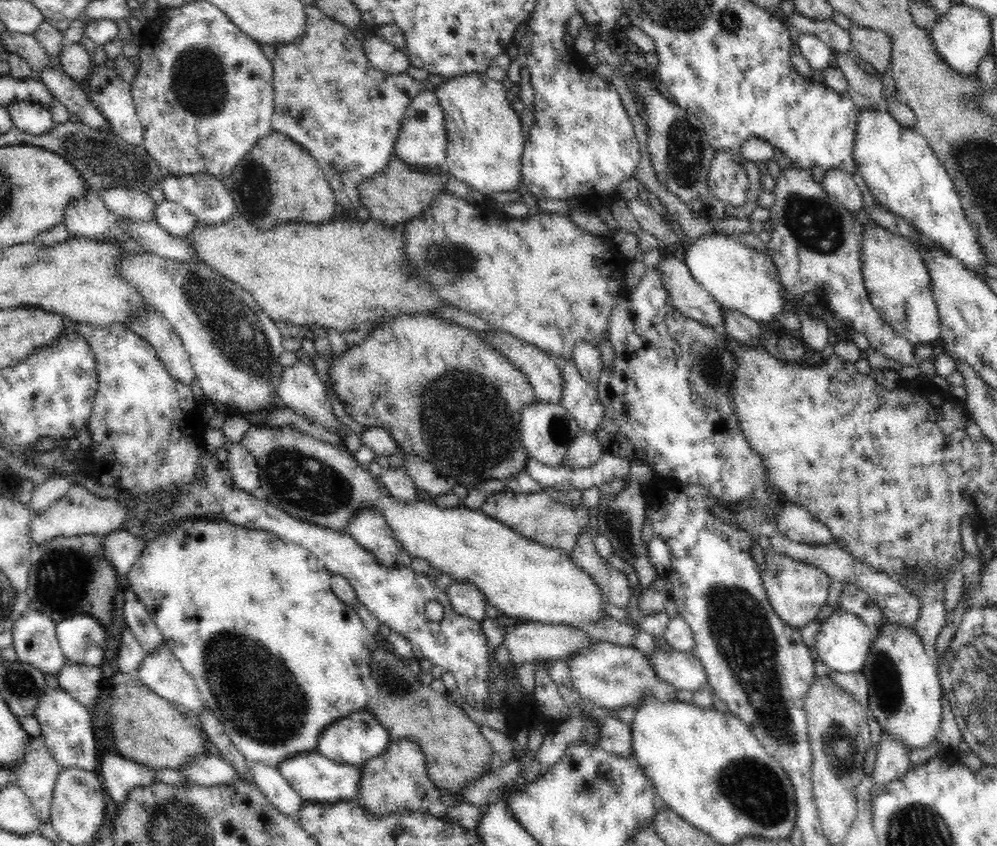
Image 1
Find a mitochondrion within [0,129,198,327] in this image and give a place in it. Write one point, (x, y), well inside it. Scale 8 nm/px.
(82, 148)

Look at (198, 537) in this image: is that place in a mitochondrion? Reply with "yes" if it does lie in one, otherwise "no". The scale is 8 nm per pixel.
no

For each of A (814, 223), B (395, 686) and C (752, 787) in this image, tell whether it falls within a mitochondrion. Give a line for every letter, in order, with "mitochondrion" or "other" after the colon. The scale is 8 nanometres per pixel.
A: mitochondrion
B: mitochondrion
C: mitochondrion

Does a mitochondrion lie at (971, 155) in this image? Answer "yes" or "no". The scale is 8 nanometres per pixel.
yes

